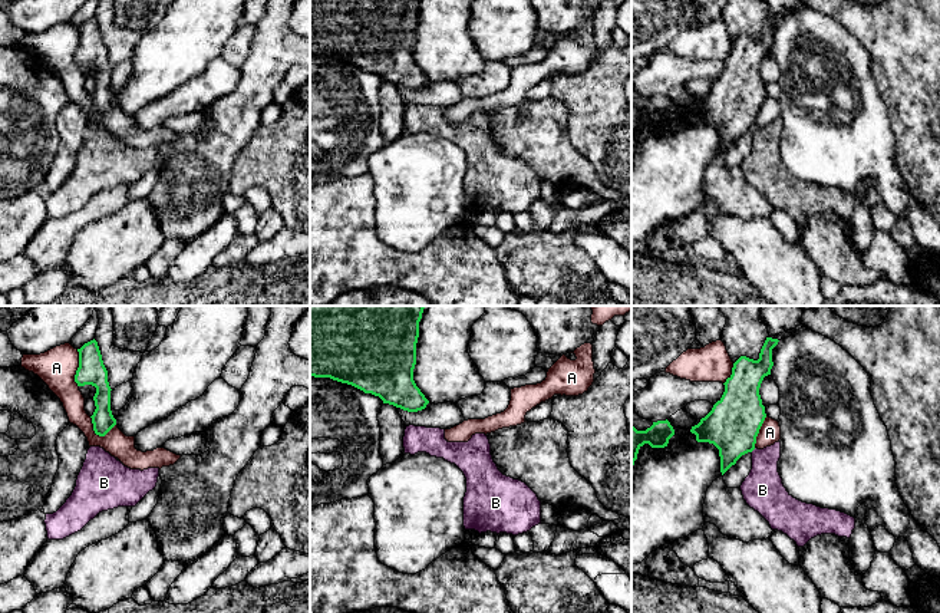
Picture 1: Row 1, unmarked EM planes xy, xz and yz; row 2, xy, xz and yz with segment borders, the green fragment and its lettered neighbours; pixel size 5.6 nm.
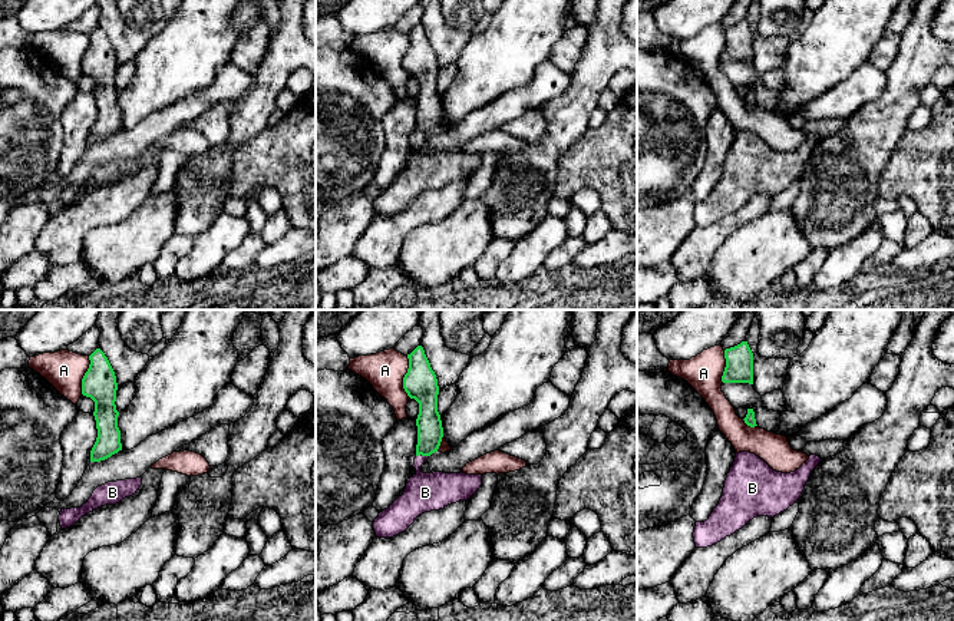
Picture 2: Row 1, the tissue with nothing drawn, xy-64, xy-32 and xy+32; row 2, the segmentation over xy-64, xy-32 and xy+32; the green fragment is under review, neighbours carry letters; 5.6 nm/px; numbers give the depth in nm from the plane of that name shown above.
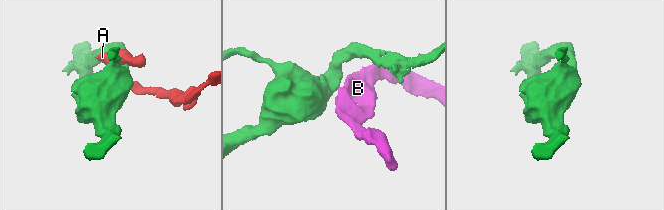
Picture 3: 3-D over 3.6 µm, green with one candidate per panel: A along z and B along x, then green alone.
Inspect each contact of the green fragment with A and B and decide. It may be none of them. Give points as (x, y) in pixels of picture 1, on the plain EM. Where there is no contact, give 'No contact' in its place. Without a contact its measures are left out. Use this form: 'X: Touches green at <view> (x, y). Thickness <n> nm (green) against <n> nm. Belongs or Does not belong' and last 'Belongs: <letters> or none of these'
A: Touches green at xy (78, 46). Thickness 150 nm (green) against 220 nm. Does not belong
B: Touches green at yz (752, 128). Thickness 300 nm (green) against 240 nm. Does not belong
Belongs: none of these

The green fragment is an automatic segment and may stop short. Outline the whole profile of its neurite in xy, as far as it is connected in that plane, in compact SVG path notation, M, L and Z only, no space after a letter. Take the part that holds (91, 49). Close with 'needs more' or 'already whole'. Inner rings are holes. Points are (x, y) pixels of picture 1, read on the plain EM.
M93 17L85 22L79 30L79 46L75 53L77 65L92 63L96 66L93 75L95 90L90 95L93 109L99 115L105 115L115 103L116 98L111 89L111 65L108 60L108 49L103 43L98 20Z; already whole

